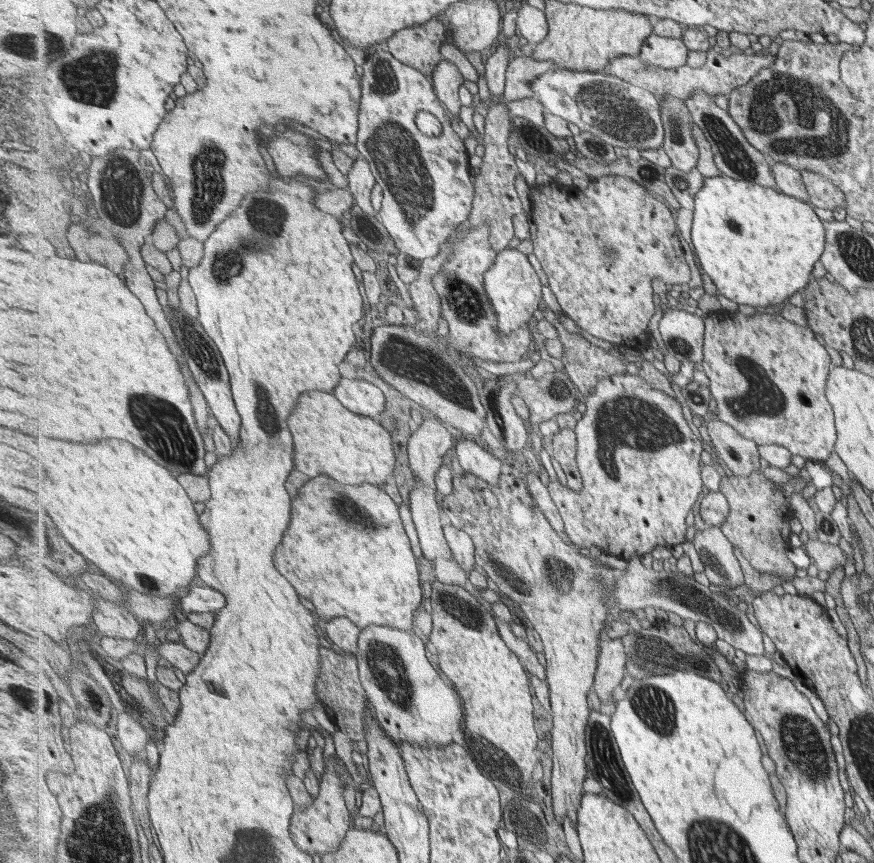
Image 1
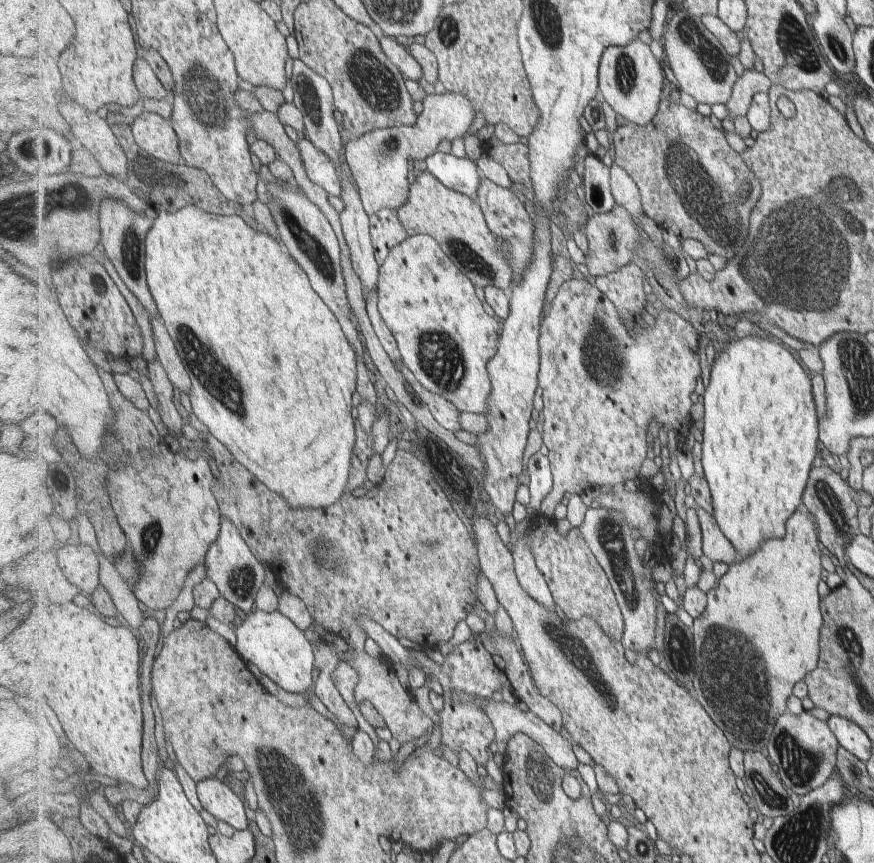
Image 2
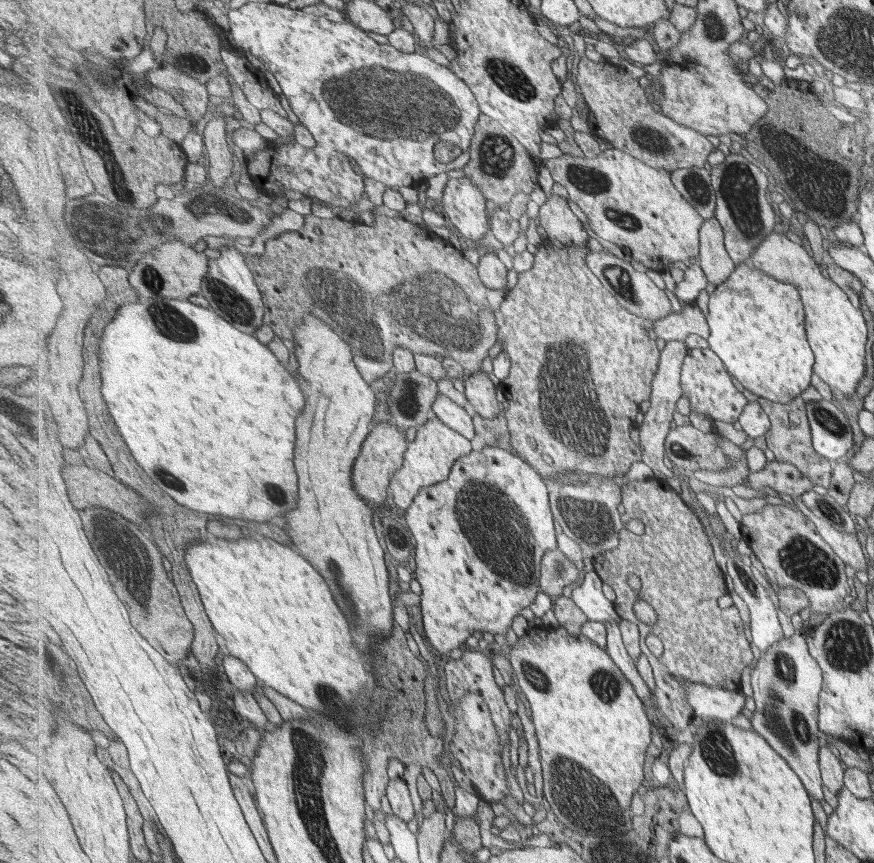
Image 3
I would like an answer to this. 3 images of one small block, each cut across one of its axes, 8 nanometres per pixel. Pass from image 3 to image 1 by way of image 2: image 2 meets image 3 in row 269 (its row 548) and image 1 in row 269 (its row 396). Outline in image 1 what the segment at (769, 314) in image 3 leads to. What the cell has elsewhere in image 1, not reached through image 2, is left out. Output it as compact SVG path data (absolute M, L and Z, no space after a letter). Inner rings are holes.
M727 175L706 177L705 186L695 195L695 210L693 211L693 223L691 228L692 244L695 252L700 260L700 265L703 270L707 270L706 274L717 284L719 288L717 291L724 297L736 302L738 304L748 304L759 310L764 306L773 306L773 304L781 304L785 300L789 300L791 296L795 296L797 292L801 292L807 288L810 283L815 264L819 262L820 258L826 249L826 225L813 210L813 205L809 202L803 202L794 196L785 194L777 188L769 188L768 186L761 186L755 182L748 180L739 180L731 178Z

